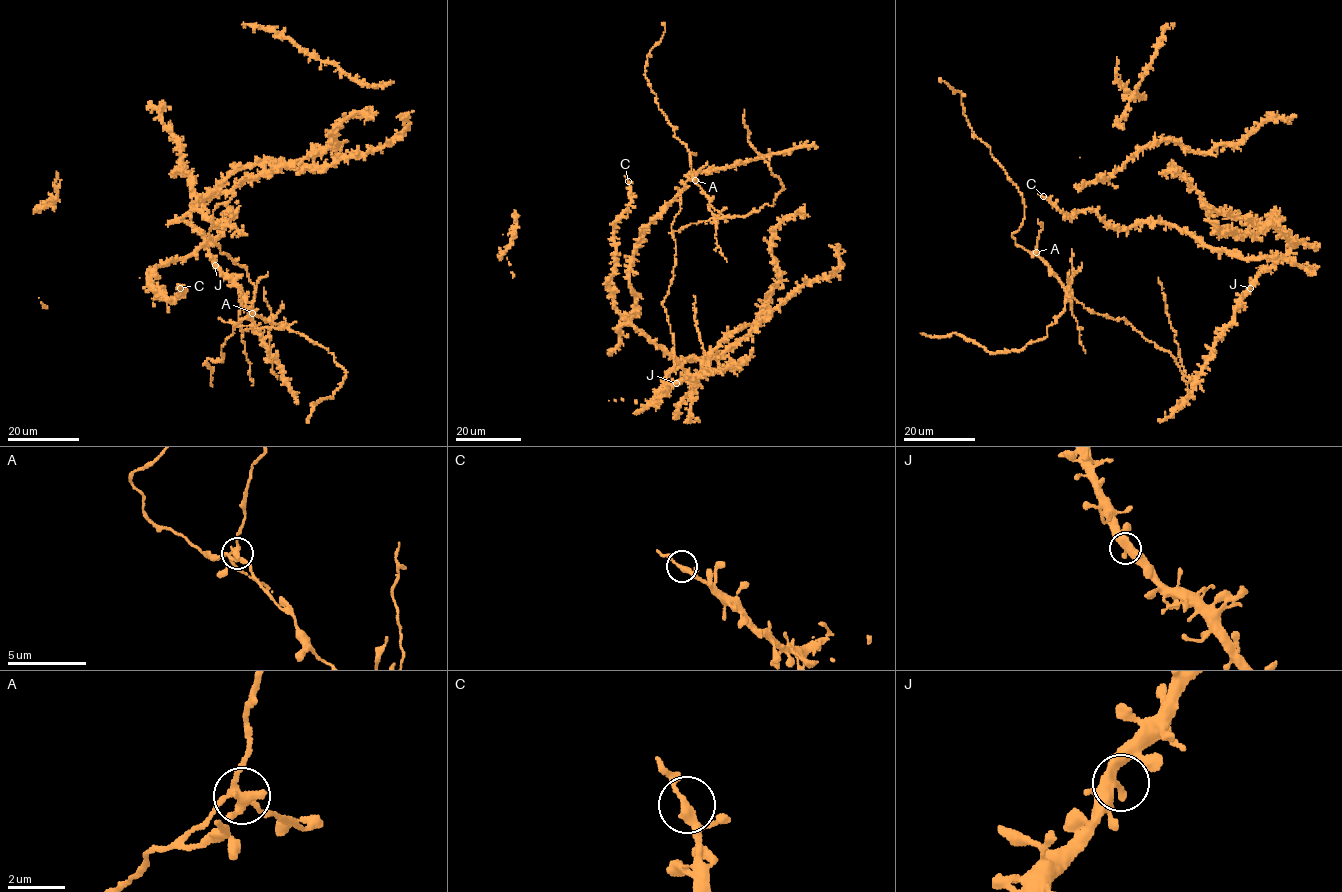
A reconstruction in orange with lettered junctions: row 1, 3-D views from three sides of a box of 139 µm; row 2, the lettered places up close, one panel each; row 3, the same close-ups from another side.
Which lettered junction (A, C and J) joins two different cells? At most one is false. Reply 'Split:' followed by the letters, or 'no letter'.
Split: A

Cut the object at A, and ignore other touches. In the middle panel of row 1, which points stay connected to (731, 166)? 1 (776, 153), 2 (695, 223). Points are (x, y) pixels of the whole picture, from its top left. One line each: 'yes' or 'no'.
1: yes
2: no

